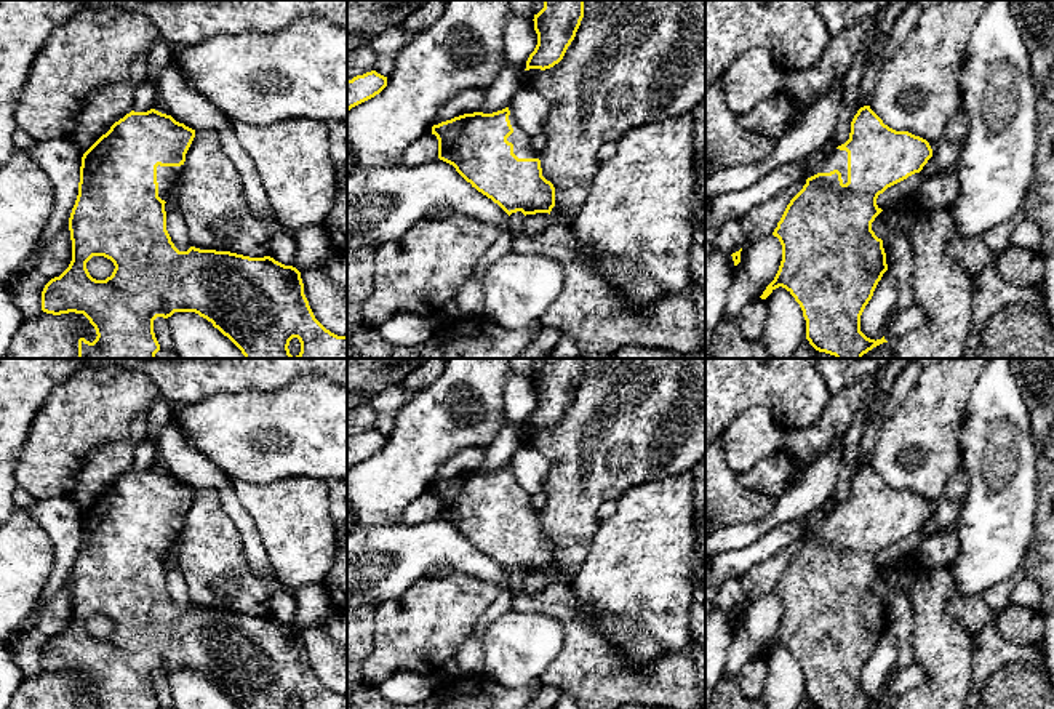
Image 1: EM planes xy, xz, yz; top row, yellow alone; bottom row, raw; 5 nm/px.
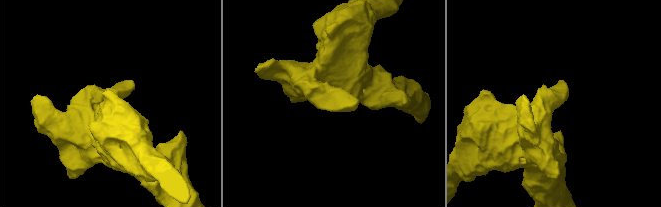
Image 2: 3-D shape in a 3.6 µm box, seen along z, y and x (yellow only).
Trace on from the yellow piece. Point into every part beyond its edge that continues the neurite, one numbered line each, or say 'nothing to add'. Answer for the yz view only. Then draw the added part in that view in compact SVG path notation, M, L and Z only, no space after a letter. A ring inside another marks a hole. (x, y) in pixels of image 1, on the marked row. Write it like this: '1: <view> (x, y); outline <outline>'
1: yz (838, 159); outline M835 149L819 173L830 173L838 170L841 173L843 184L848 182L848 152Z

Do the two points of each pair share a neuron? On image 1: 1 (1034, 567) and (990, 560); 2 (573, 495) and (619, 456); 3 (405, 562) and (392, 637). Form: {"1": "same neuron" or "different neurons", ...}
{"1": "different neurons", "2": "same neuron", "3": "different neurons"}

